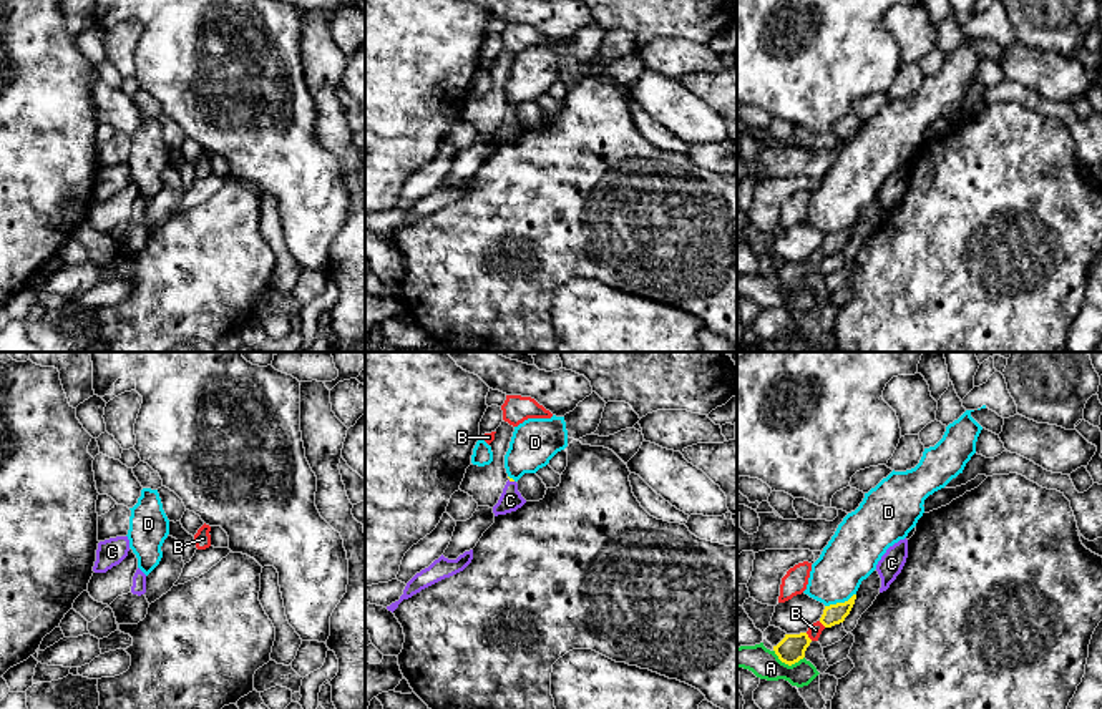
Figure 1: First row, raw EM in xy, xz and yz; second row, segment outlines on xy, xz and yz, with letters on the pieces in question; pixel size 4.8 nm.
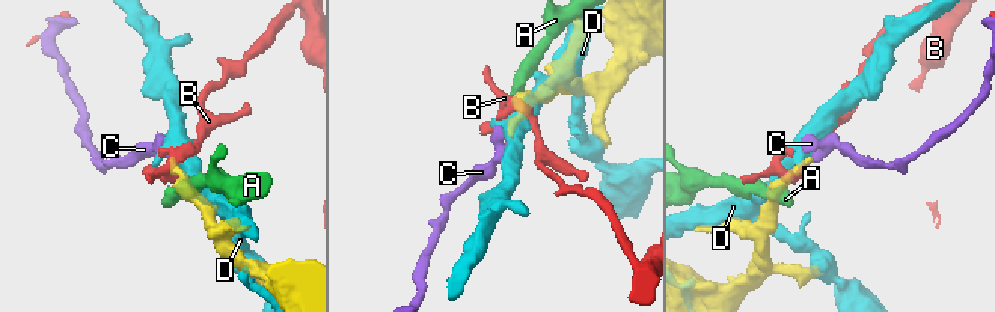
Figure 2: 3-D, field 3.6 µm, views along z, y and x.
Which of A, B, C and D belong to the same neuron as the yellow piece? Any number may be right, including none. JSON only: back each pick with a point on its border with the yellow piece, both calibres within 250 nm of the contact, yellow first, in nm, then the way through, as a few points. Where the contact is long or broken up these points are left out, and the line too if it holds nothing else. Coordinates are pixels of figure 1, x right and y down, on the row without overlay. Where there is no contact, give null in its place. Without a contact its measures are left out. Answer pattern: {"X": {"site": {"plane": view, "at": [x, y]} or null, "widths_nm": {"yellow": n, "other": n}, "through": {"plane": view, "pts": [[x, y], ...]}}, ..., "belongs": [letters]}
{"C": {"site": {"plane": "xz", "at": [511, 108]}, "widths_nm": {"yellow": 20, "other": 110}, "through": {"plane": "xz", "pts": [[508, 105], [511, 108], [510, 128]]}}, "belongs": ["C"]}

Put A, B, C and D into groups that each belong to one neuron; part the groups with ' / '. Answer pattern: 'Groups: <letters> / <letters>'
Groups: A / B / C / D

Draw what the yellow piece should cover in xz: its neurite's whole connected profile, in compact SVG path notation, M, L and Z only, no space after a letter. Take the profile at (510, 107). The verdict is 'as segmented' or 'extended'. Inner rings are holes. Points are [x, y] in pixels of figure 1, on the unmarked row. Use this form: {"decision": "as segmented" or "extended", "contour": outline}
{"decision": "extended", "contour": "M510 106L503 116L503 121L498 131L493 134L493 141L495 144L506 143L506 141L516 139L524 131L526 128L518 120L518 111L513 106Z"}

